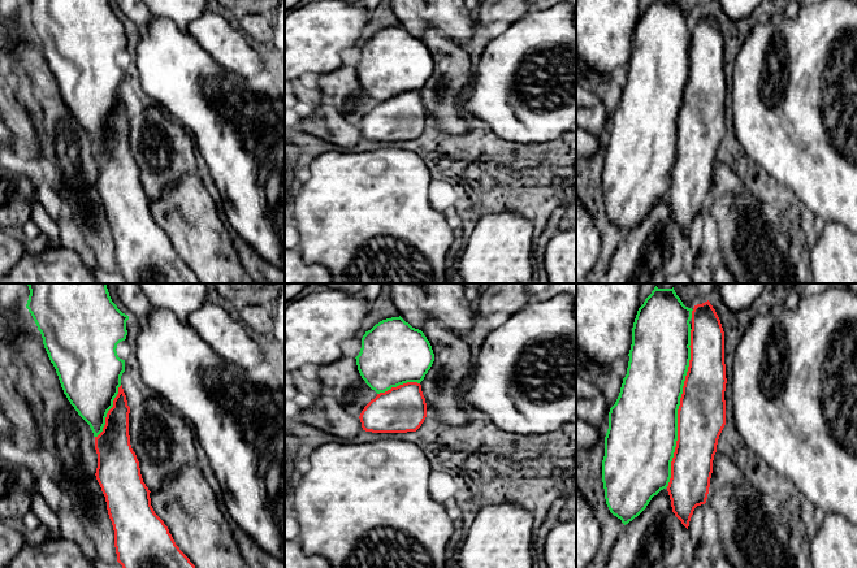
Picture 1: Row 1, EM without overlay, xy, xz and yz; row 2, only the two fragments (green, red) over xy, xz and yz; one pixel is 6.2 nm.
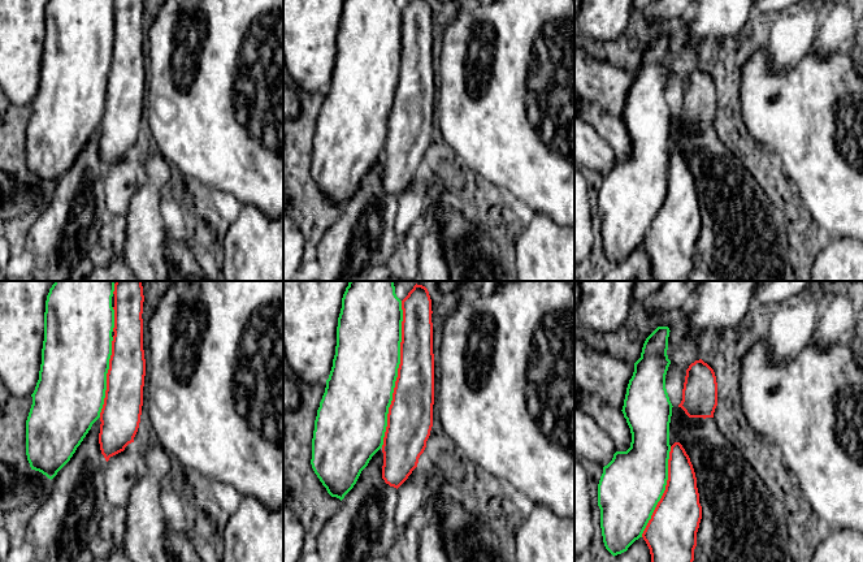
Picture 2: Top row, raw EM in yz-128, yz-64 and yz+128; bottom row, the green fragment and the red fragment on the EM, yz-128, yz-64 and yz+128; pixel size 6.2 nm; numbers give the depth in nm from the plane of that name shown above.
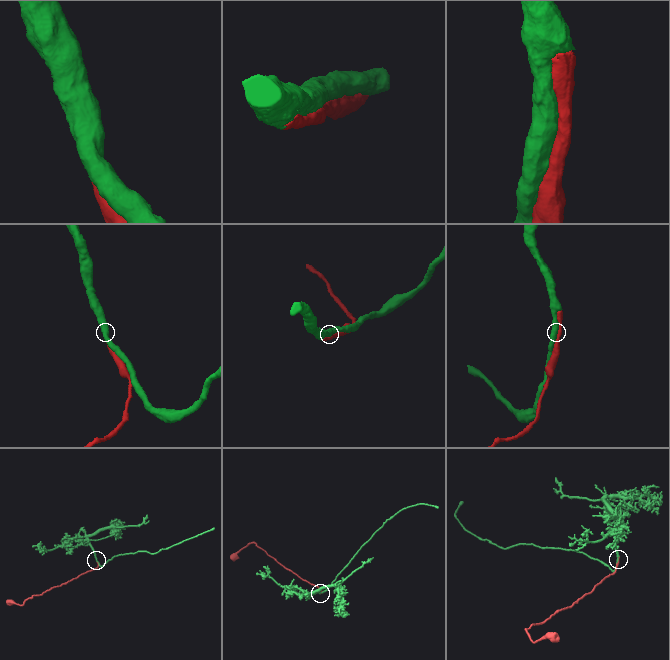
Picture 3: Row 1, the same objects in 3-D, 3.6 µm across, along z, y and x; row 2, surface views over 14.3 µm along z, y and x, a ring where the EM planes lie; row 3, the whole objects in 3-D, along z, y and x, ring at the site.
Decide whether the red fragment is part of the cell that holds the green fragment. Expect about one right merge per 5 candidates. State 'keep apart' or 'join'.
join

